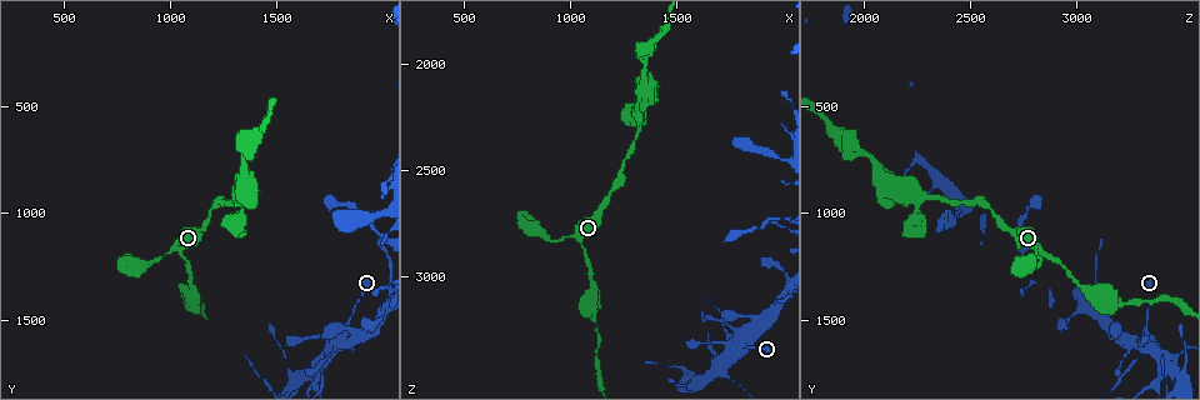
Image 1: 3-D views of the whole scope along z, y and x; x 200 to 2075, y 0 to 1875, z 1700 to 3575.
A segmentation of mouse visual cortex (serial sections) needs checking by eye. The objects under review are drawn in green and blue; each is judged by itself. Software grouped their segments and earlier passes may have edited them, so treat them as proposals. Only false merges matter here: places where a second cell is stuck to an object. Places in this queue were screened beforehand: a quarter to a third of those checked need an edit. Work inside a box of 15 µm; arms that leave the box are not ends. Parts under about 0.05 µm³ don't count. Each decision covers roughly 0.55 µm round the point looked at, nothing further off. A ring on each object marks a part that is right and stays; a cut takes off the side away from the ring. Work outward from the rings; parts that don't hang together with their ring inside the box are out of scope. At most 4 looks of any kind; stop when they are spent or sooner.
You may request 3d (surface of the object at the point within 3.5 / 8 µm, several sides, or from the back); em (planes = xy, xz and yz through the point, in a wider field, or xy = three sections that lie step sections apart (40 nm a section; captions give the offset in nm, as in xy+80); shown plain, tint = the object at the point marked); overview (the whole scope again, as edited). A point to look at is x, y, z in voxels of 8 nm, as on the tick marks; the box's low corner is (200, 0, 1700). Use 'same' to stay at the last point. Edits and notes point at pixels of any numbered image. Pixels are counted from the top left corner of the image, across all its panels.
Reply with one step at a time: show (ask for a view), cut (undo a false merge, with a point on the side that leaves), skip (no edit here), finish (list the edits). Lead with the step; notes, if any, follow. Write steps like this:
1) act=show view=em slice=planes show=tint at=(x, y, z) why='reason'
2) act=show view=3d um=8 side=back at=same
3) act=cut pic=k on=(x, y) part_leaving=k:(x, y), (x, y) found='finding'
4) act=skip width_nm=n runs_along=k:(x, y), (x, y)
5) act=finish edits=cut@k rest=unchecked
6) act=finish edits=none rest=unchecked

act=show view=3d um=8 side=back at=(1800, 1630, 3290)

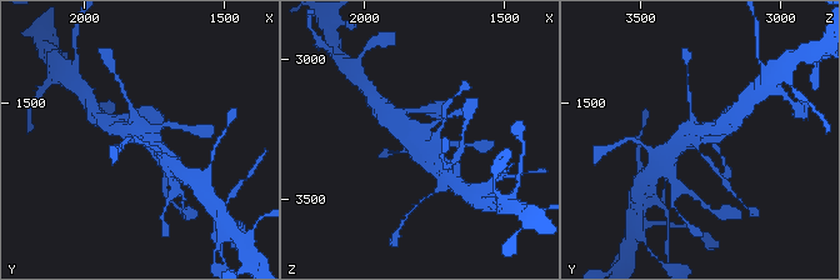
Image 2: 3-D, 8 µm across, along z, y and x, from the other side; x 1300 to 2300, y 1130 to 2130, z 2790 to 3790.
act=show view=em slice=xy step=1 show=tint at=(1800, 1620, 3290)

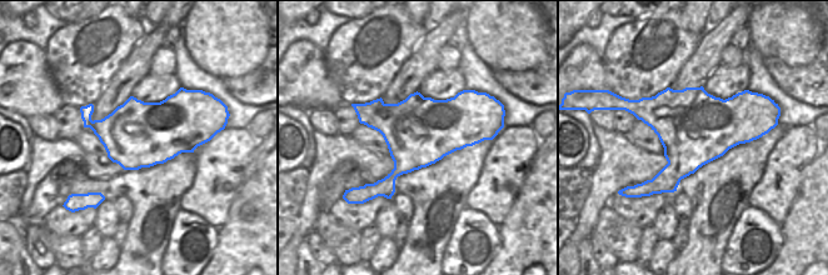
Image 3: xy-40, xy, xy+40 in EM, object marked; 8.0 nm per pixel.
act=skip width_nm=550 runs_along=2:(128, 100), (136, 126), (165, 156) found='all the same cell'

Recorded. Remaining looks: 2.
act=show view=3d um=3.5 side=back at=(1360, 870, 2090)

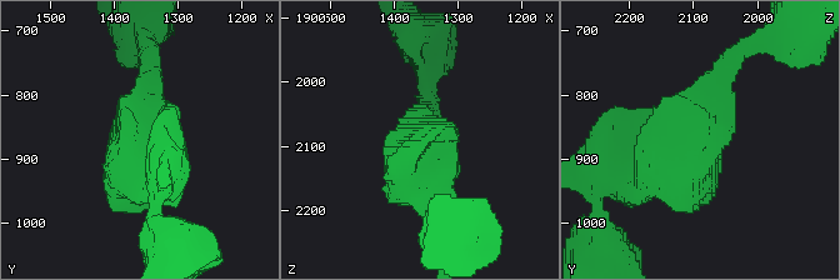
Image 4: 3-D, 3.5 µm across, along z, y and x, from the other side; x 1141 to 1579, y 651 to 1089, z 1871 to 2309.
act=show view=em slice=xy step=2 show=tint at=(1355, 860, 2100) why='now the EM'

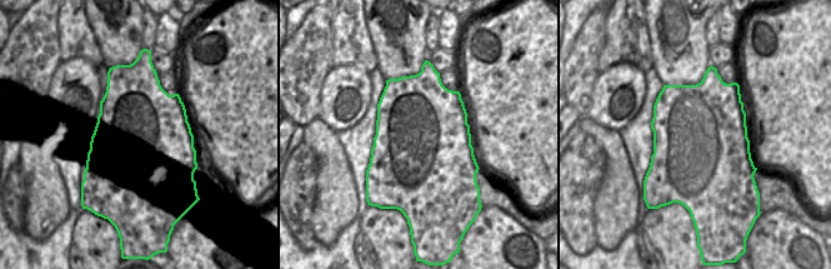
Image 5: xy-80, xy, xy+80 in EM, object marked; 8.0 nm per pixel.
act=skip found='one cell here'

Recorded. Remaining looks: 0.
act=finish edits=none rest=unchecked

